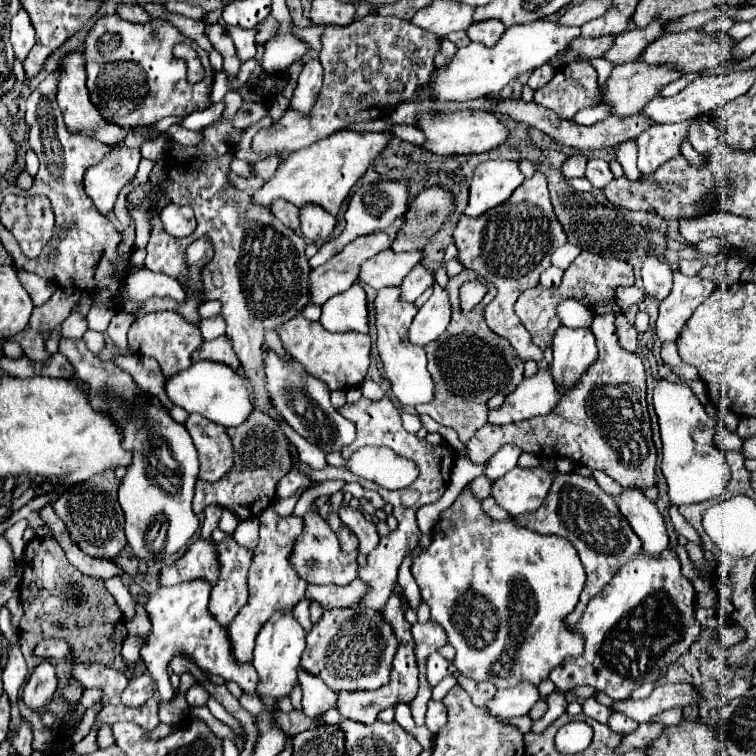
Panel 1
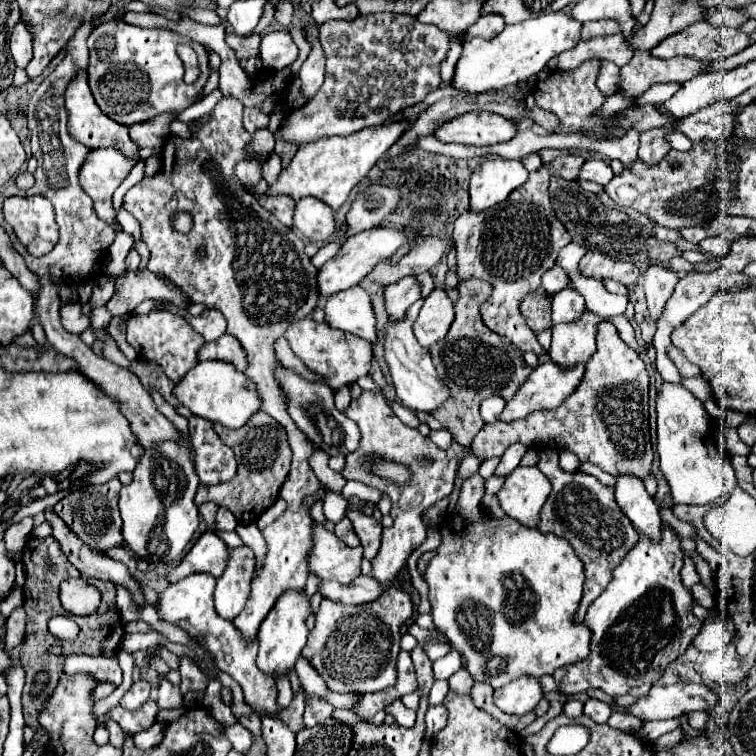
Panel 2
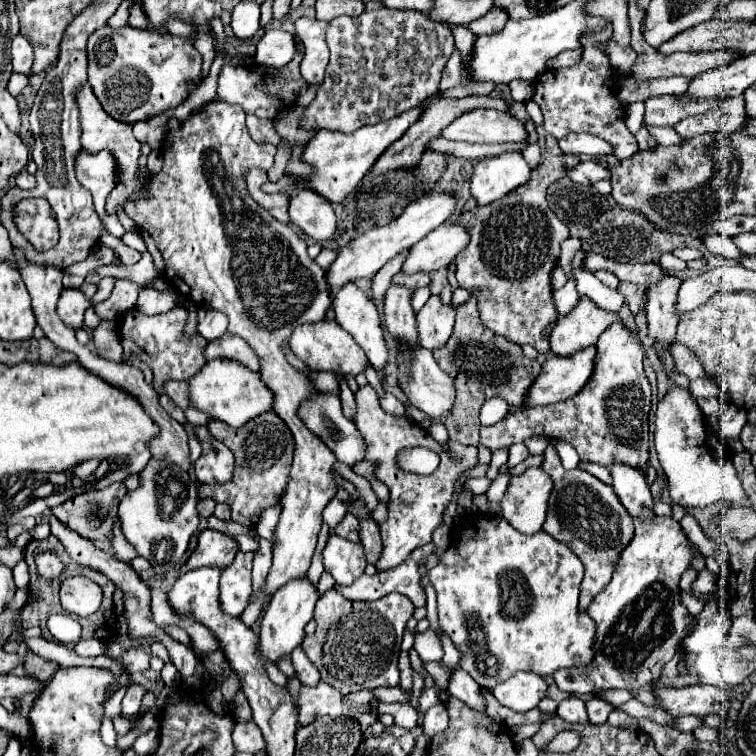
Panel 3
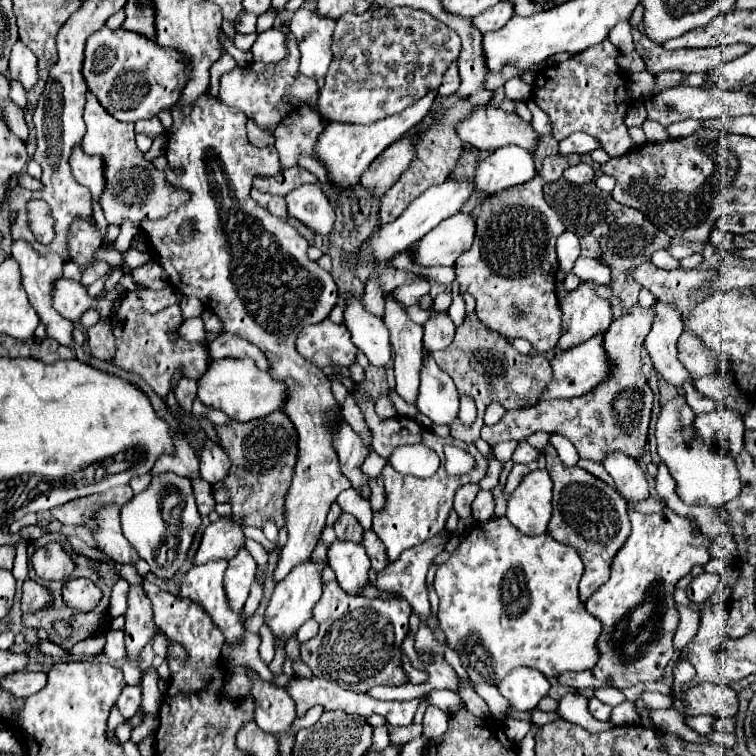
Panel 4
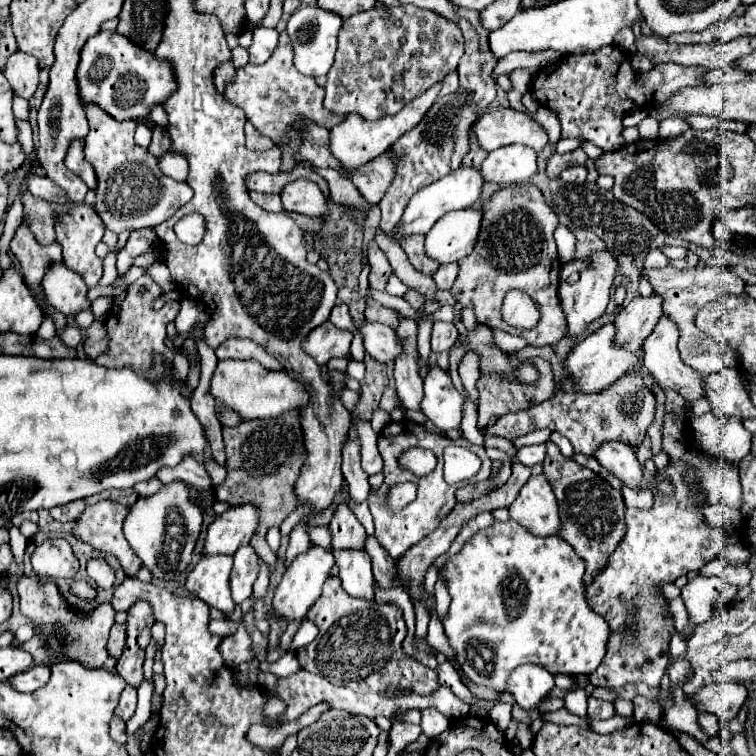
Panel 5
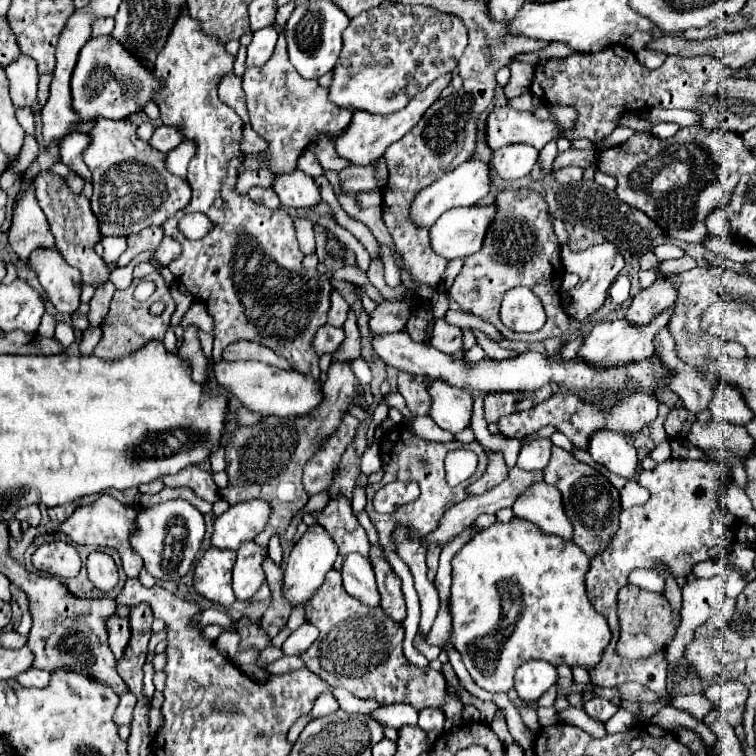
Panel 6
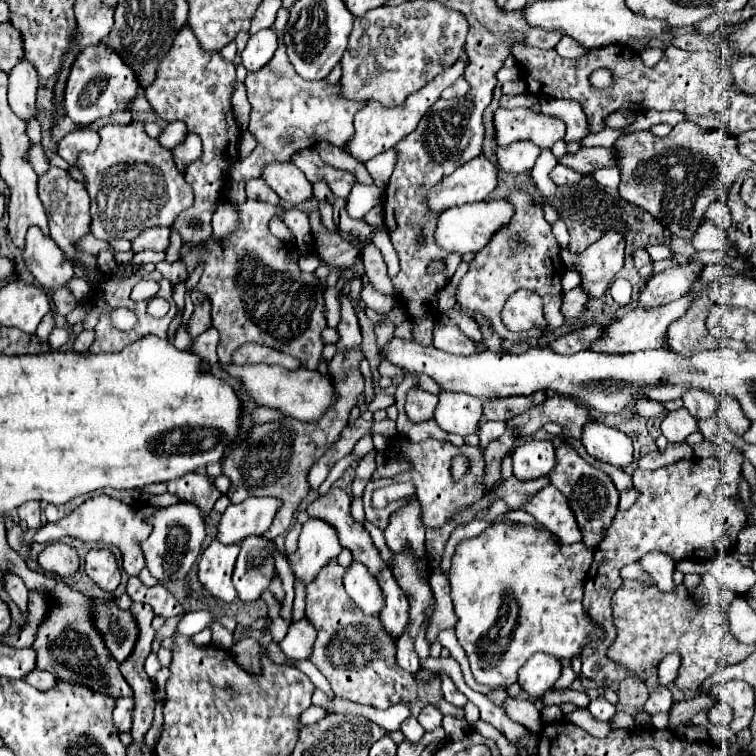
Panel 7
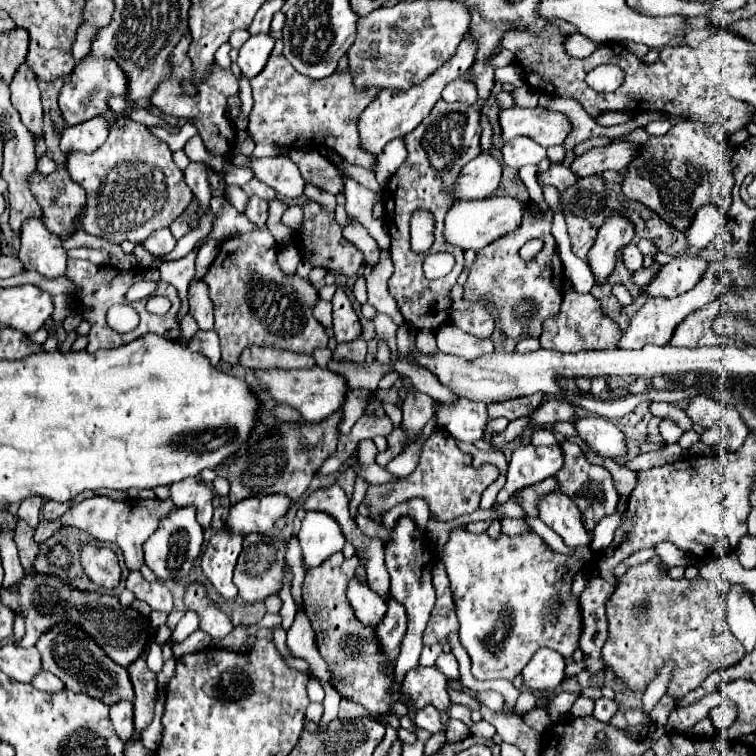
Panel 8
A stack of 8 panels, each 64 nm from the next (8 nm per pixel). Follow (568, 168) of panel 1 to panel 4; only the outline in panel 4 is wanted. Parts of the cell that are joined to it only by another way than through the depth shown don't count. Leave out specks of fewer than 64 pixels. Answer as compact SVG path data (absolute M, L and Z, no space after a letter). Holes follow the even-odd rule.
M552 154L544 158L542 170L538 176L534 176L530 182L506 188L498 194L492 194L486 198L480 206L472 210L472 216L476 218L476 238L468 252L464 252L456 260L456 276L458 276L458 292L460 294L472 294L476 300L476 316L480 322L484 322L488 328L500 332L506 338L526 338L534 350L548 352L554 350L554 346L560 340L562 330L562 312L558 306L556 296L556 272L558 272L558 258L556 258L556 236L564 232L562 220L548 210L548 204L542 196L542 186L546 182L554 182L562 178L562 172L570 168L572 164L580 164L580 154ZM516 312L526 312L526 318L518 318Z

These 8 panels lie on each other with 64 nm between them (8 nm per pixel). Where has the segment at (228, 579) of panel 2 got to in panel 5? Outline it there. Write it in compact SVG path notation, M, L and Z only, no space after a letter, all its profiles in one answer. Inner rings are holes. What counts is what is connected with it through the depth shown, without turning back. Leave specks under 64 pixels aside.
M240 546L238 552L234 554L234 568L230 574L230 590L232 590L232 600L236 604L242 604L246 598L252 596L252 586L258 578L258 554L256 550L248 546Z

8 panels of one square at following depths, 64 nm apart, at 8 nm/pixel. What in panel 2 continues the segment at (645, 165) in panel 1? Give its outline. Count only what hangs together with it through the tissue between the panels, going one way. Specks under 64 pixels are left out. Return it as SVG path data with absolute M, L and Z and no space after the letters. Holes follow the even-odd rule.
M664 126L664 128L656 128L656 130L646 130L640 134L640 148L638 148L638 156L648 162L648 164L656 164L658 160L662 160L666 156L666 152L670 150L670 146L666 144L664 136L666 130L670 130L674 126Z

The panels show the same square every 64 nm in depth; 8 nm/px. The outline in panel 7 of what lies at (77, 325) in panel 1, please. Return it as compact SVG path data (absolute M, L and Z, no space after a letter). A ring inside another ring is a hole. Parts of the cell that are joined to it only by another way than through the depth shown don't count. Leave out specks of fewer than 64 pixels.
M30 226L22 258L26 268L34 274L34 278L42 286L54 288L52 294L52 302L56 306L54 312L58 316L70 314L78 306L78 302L72 302L74 298L70 290L66 290L64 286L68 278L74 276L74 270L72 264L68 264L68 258L62 252L62 248L50 236L46 236L38 226Z

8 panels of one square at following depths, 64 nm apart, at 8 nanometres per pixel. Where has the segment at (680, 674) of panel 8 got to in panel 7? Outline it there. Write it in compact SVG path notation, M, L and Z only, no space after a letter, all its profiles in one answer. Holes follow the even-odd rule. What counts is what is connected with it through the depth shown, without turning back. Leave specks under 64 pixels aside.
M624 580L622 586L612 596L612 618L616 626L616 638L612 646L608 648L608 658L620 666L624 666L628 672L646 672L648 668L654 668L660 664L660 660L672 652L680 654L680 670L676 678L678 690L696 690L710 674L714 674L718 668L738 664L740 660L748 658L754 652L754 646L740 644L728 630L726 610L714 602L698 604L692 598L692 590L684 584L674 586L672 592L662 592L656 584L644 584L640 580Z

